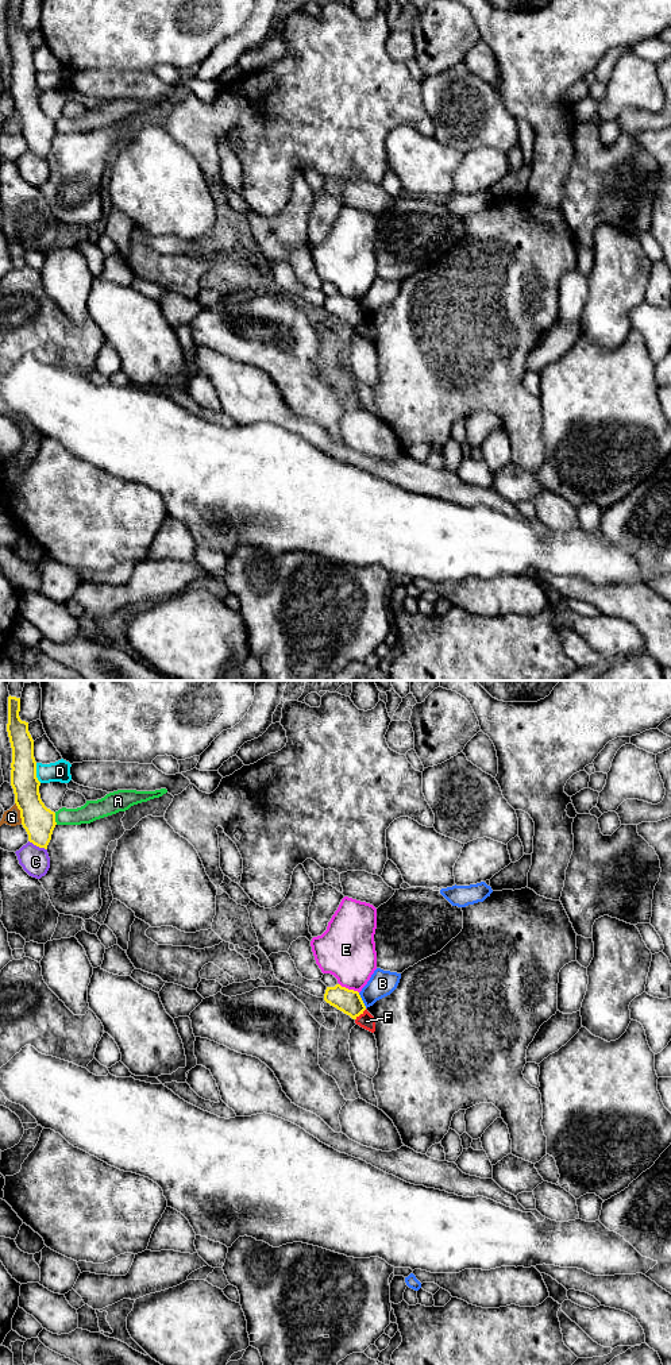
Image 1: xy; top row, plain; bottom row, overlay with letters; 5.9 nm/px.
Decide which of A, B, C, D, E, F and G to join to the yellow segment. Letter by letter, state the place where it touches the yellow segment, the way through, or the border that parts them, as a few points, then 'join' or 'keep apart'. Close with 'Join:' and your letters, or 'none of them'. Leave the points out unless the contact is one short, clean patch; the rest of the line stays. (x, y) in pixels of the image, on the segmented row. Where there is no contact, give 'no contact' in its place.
A: contact xy (54, 818); keep apart
B: contact xy (362, 1001); keep apart
C: contact xy (38, 845); keep apart
D: contact xy (35, 772); border xy (35, 763), (35, 777), (41, 782); keep apart
E: contact xy (347, 988); border xy (339, 983), (358, 993); keep apart
F: contact xy (361, 1013); border xy (366, 1009), (355, 1020); keep apart
G: contact xy (20, 813); border xy (15, 802), (22, 822); keep apart
Join: none of them

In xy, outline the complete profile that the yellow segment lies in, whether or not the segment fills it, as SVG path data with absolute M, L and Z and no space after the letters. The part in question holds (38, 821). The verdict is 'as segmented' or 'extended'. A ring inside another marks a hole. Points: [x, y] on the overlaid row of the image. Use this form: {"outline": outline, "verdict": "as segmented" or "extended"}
{"outline": "M9 695L7 732L12 748L11 786L28 841L47 849L57 825L55 813L47 809L41 799L34 740L28 732L28 722L20 720L19 712L20 698Z", "verdict": "as segmented"}

